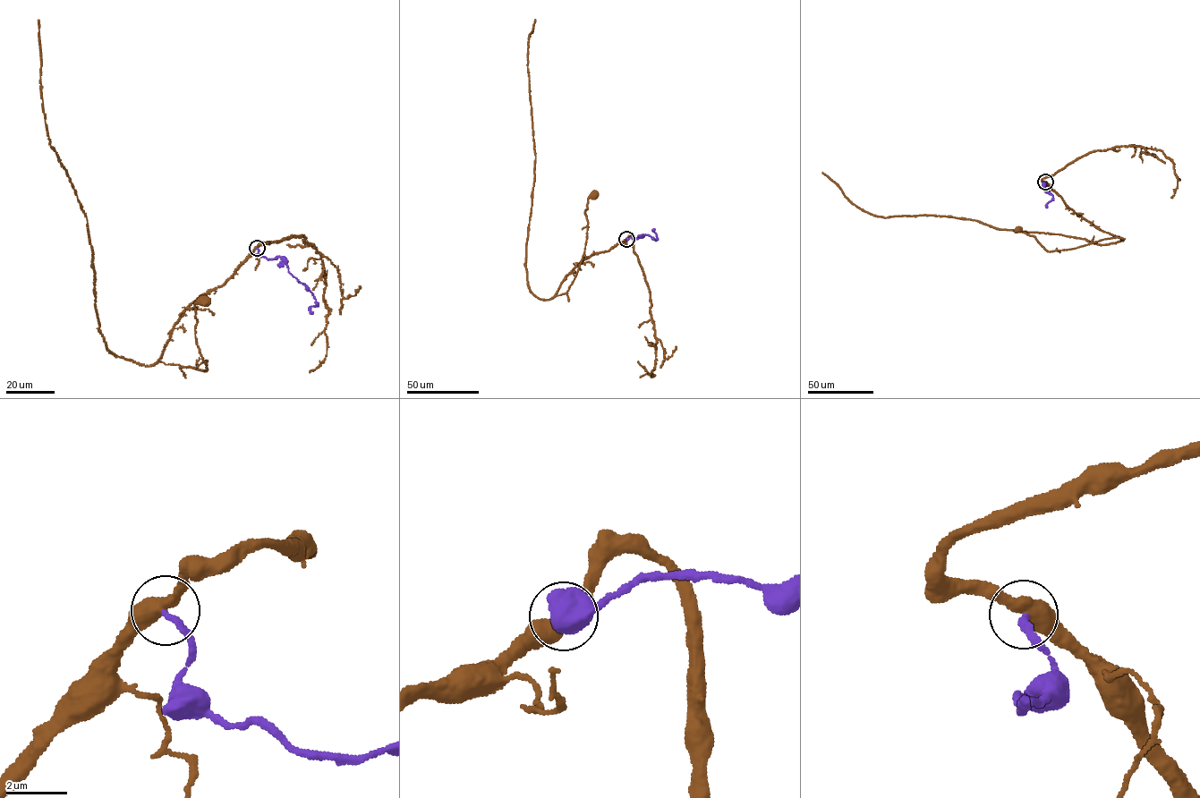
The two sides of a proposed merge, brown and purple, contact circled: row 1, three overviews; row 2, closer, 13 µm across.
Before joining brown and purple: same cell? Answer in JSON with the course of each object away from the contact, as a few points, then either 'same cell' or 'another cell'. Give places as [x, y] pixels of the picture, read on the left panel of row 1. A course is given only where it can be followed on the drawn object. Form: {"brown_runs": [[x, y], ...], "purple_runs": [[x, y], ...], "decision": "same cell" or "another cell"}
{"brown_runs": [[257, 248], [223, 285], [187, 308], [160, 361], [208, 369], [195, 326], [194, 305], [203, 299]], "purple_runs": [[257, 248], [268, 259], [279, 257], [303, 284], [316, 300], [313, 313]], "decision": "another cell"}

